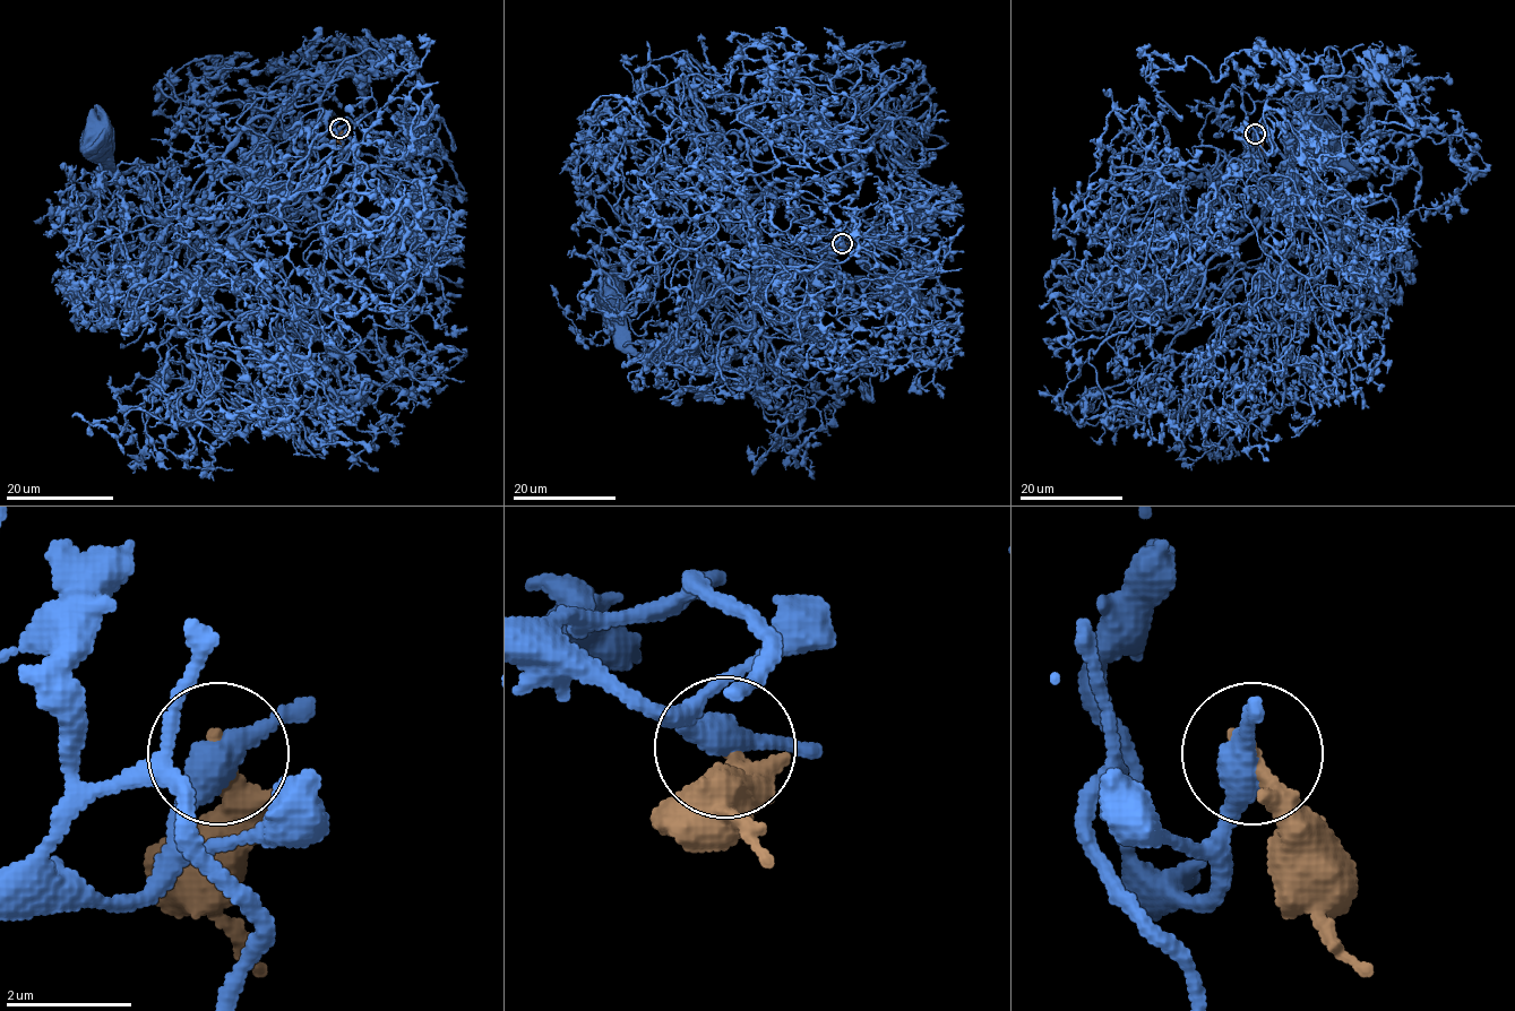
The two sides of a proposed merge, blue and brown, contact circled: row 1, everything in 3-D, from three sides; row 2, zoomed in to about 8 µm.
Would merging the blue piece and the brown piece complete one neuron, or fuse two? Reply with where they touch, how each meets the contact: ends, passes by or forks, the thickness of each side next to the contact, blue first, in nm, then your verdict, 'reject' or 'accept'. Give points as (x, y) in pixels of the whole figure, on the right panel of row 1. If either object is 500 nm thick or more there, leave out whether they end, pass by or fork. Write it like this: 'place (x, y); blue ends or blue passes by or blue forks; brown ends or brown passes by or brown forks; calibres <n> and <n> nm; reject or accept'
place (1255, 134); blue passes by; brown passes by; calibres 440 and 200 nm; reject

